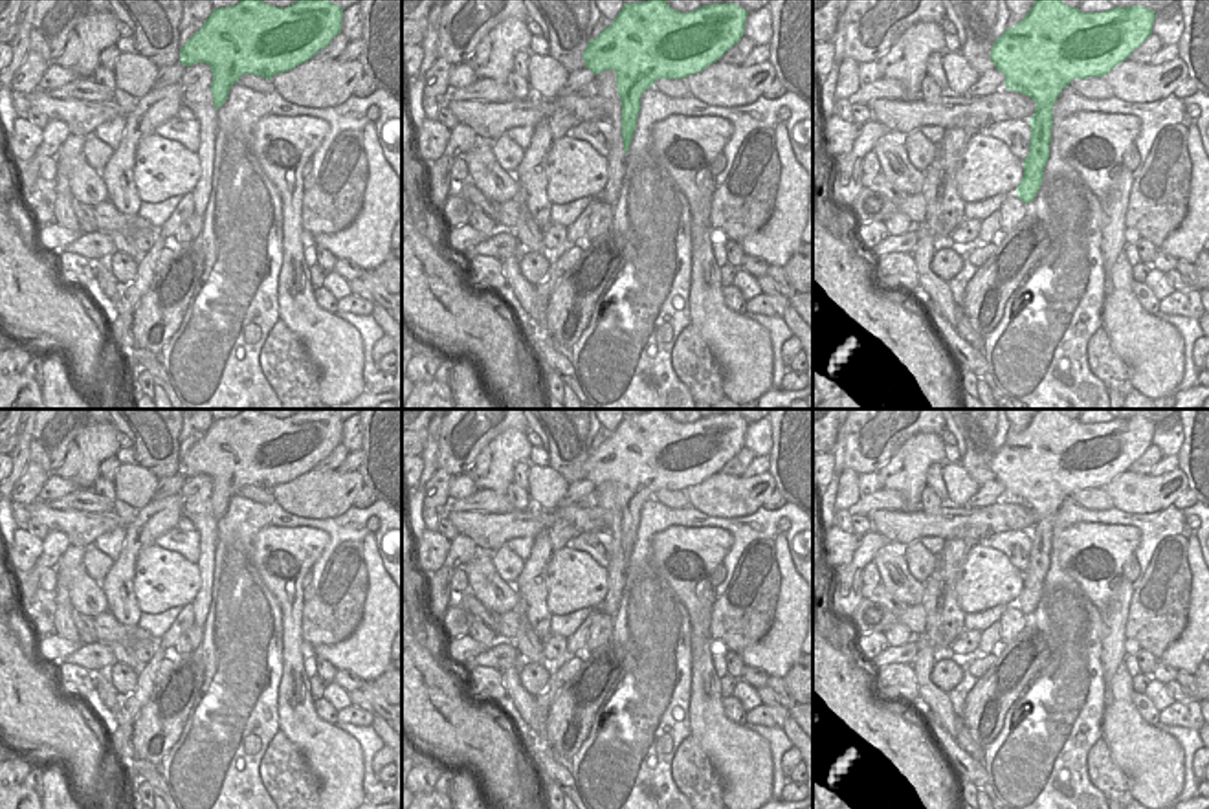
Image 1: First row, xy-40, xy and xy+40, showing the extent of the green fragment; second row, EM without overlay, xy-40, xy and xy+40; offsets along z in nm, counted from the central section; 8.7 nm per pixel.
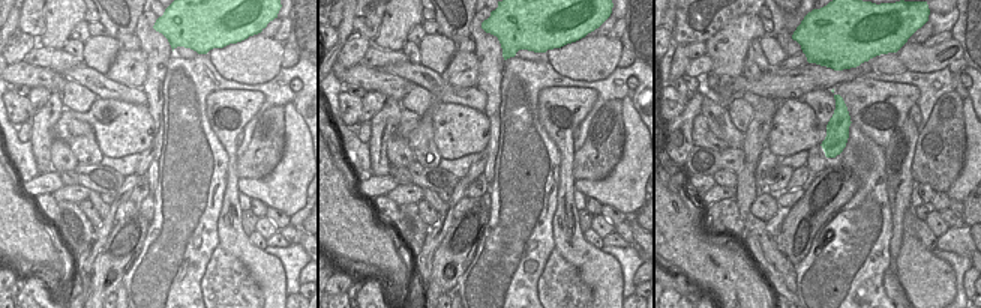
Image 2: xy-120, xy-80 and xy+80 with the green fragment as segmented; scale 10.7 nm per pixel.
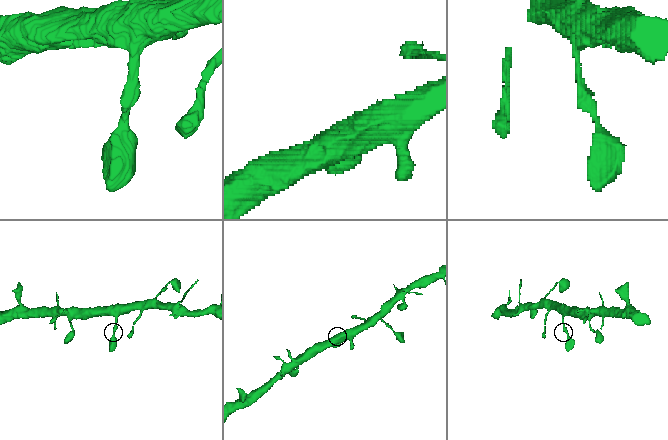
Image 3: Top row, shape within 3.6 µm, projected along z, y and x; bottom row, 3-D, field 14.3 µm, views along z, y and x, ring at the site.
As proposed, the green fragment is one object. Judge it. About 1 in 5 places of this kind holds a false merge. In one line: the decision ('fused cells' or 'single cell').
single cell

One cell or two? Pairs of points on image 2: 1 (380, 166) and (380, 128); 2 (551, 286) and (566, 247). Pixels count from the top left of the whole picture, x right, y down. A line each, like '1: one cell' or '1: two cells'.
1: one cell
2: two cells

